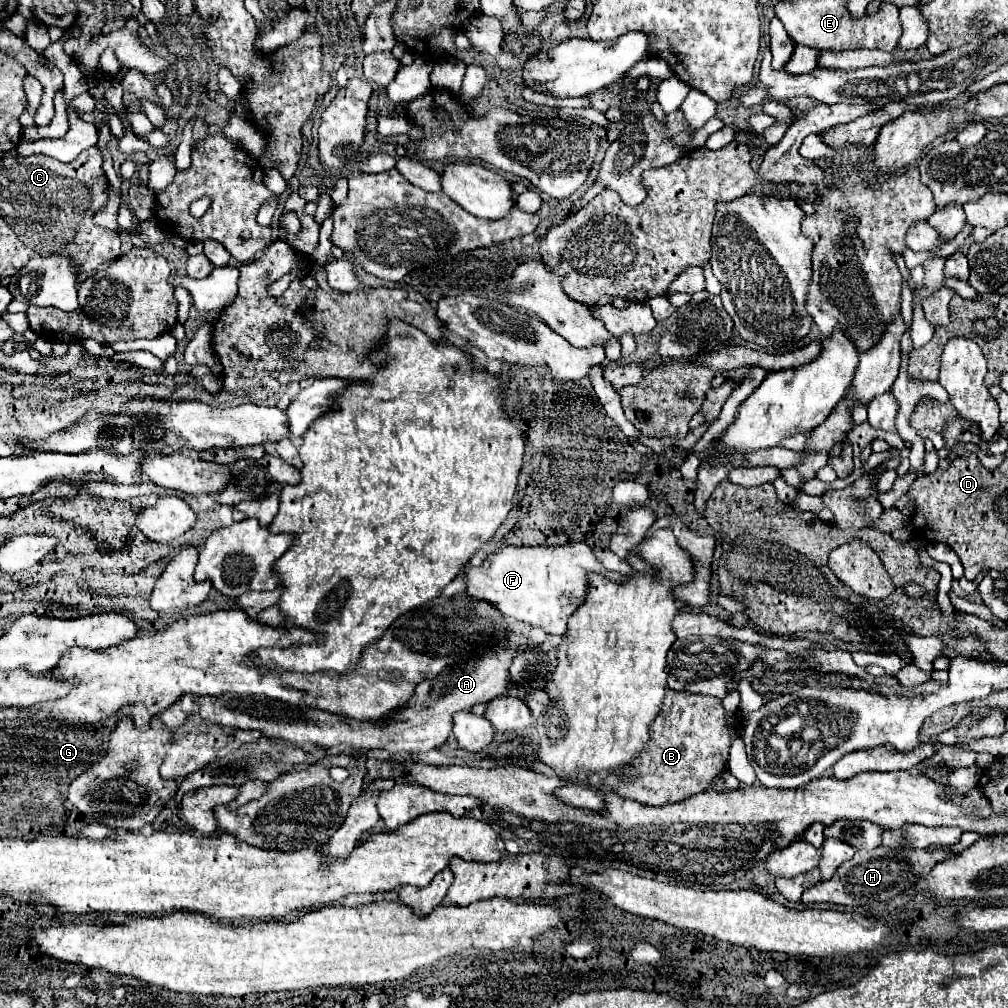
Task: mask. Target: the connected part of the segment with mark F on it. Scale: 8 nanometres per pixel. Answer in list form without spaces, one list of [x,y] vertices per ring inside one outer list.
[[[586,544],[566,546],[506,546],[488,556],[480,566],[468,566],[466,592],[472,598],[492,602],[504,616],[544,628],[546,632],[566,632],[566,622],[574,610],[584,604],[588,594],[588,576],[600,570],[600,562]]]

